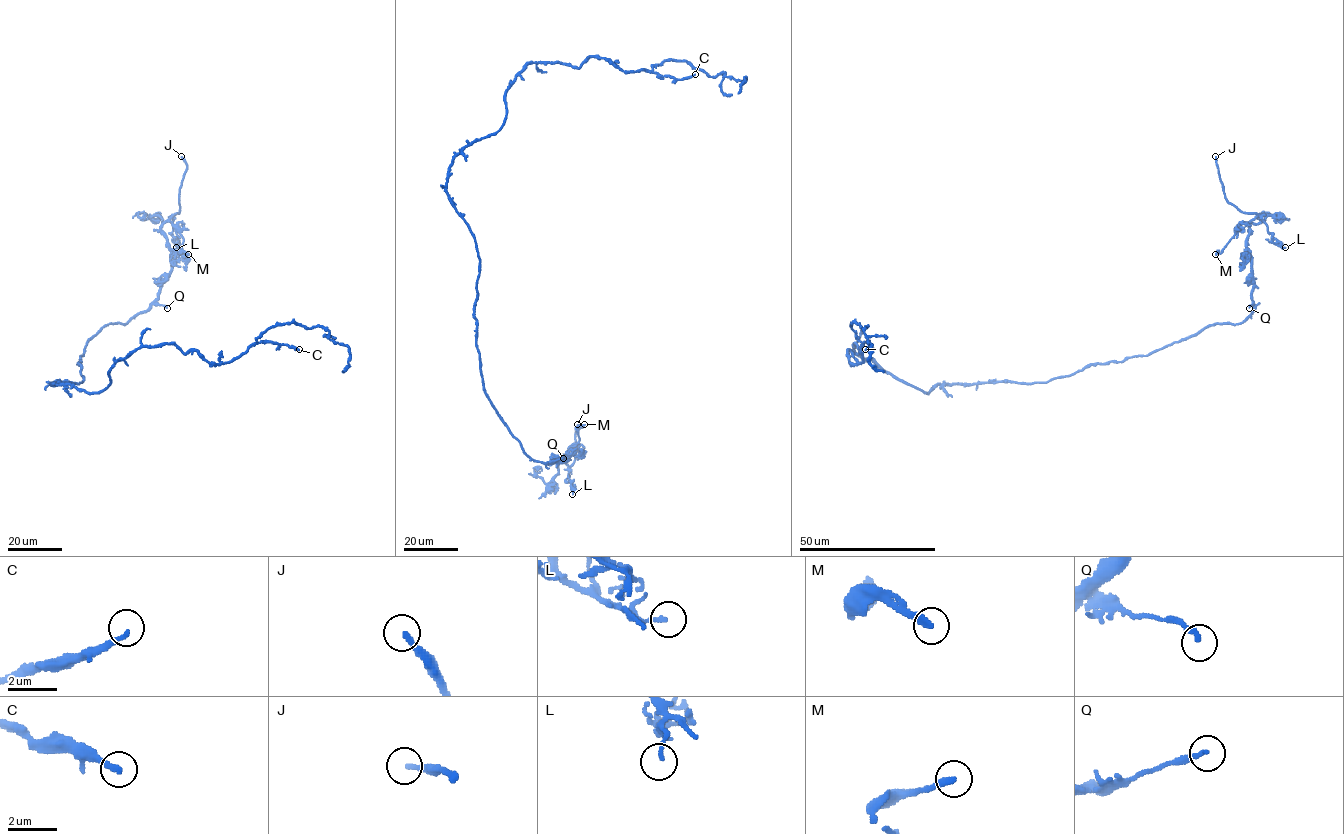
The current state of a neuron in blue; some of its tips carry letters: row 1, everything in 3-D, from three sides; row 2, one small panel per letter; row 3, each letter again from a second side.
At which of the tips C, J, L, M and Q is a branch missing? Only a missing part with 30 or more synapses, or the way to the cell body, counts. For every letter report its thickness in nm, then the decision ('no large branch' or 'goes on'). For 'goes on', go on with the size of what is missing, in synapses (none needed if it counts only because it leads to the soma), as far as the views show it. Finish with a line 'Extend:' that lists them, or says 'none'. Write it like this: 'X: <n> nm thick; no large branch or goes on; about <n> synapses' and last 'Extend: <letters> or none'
C: 200 nm thick; goes on; about 70 synapses
J: 240 nm thick; goes on
L: 160 nm thick; no large branch
M: 240 nm thick; no large branch
Q: 190 nm thick; no large branch
Extend: C, J

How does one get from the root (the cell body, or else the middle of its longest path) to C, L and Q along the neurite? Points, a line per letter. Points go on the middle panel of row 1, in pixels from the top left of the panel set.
C: (456, 208), (448, 167), (500, 129), (505, 91), (528, 64), (579, 67), (598, 56), (623, 71), (695, 74)
L: (456, 208), (479, 259), (474, 317), (485, 394), (530, 458), (567, 458), (557, 459), (568, 466), (572, 494)
Q: (456, 208), (474, 237), (479, 259), (474, 317), (485, 394), (510, 433), (530, 458), (543, 463), (563, 458)

